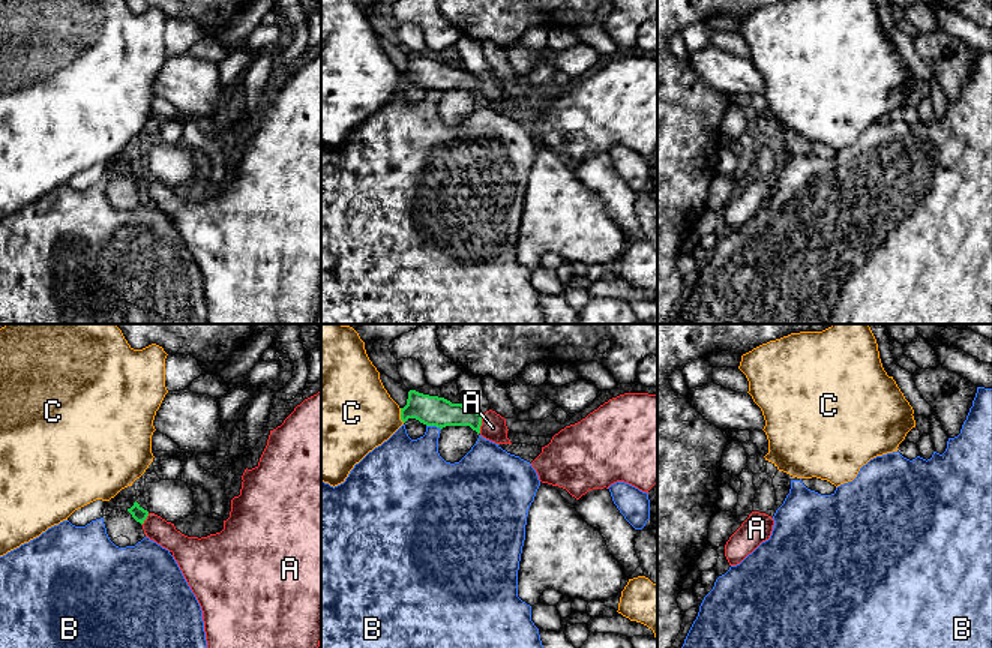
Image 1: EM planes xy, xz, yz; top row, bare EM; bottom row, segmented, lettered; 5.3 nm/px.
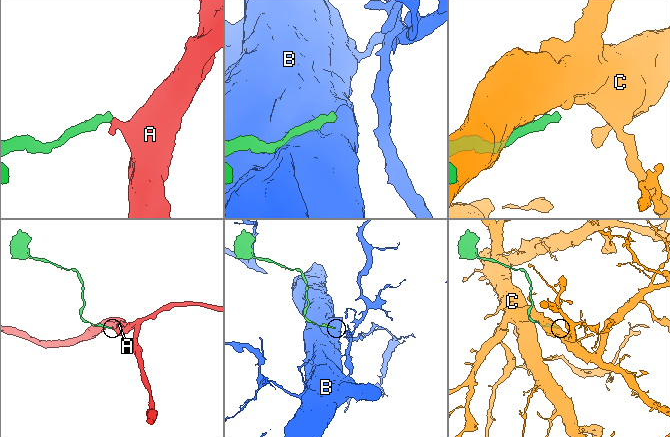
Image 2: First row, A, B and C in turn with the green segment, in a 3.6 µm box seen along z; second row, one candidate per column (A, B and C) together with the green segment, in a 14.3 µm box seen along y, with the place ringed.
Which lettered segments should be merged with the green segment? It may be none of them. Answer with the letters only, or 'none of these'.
A

